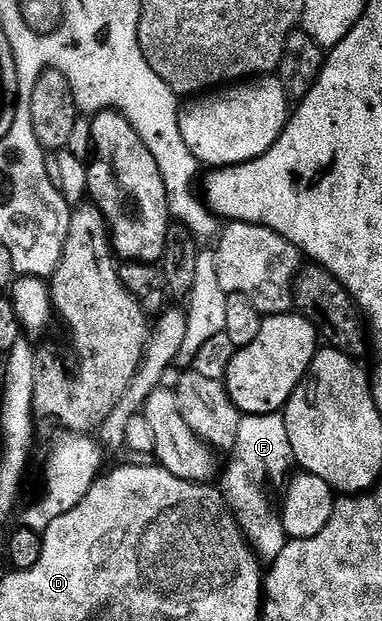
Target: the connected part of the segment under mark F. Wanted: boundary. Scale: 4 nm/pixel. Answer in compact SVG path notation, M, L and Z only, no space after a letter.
M246 414L241 417L236 449L231 451L232 464L224 476L222 493L228 511L236 517L257 558L271 564L282 556L282 548L290 541L280 511L268 499L268 481L280 478L293 469L290 436L286 436L286 420L279 414Z

